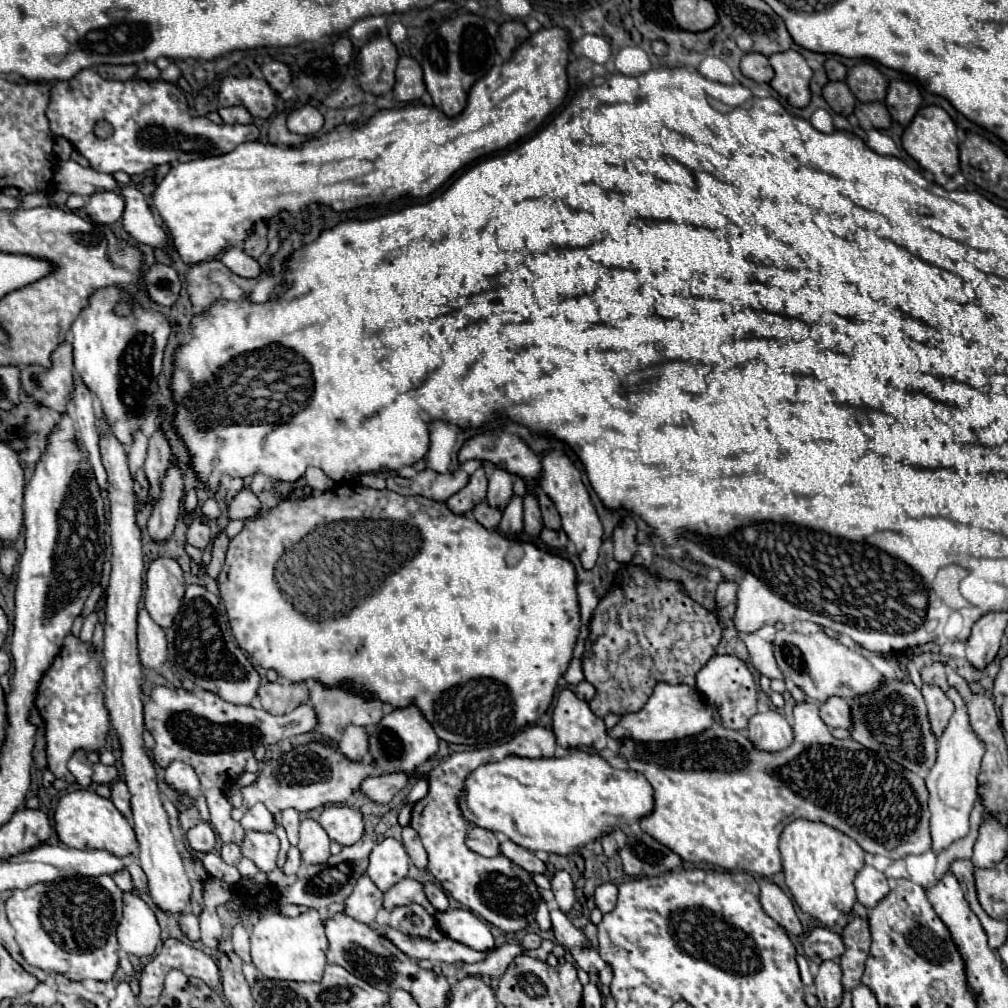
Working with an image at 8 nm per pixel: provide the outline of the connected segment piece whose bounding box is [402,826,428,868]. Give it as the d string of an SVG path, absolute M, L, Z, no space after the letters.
M406 826L406 828L402 830L402 844L404 844L408 856L412 858L414 866L416 866L416 868L424 868L426 862L428 862L428 860L426 860L426 850L424 850L422 840L418 838L418 832L416 832L414 828Z

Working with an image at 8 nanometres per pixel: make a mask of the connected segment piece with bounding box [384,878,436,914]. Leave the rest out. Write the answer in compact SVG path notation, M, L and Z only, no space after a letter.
M404 878L402 882L398 882L394 888L390 888L384 894L384 908L386 910L394 910L398 906L406 906L406 904L422 904L430 914L436 914L436 910L432 908L432 904L426 900L422 884L412 880L412 878Z

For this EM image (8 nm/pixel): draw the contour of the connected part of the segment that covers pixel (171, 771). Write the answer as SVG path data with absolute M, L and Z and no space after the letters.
M172 762L166 768L166 782L174 792L182 792L182 796L192 798L196 804L198 794L200 794L200 782L198 782L192 766L188 766L184 762Z

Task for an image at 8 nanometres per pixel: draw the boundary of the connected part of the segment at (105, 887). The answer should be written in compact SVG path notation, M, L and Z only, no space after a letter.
M100 876L100 878L72 878L72 880L58 880L58 882L48 882L48 884L34 884L30 888L24 890L14 890L12 896L6 900L6 916L10 926L14 928L14 940L18 942L24 960L30 966L42 968L44 972L56 972L56 974L64 974L68 980L74 982L82 982L82 980L100 980L100 982L108 982L116 968L118 968L118 942L116 942L116 926L122 918L122 890L114 884L114 880L110 876Z

